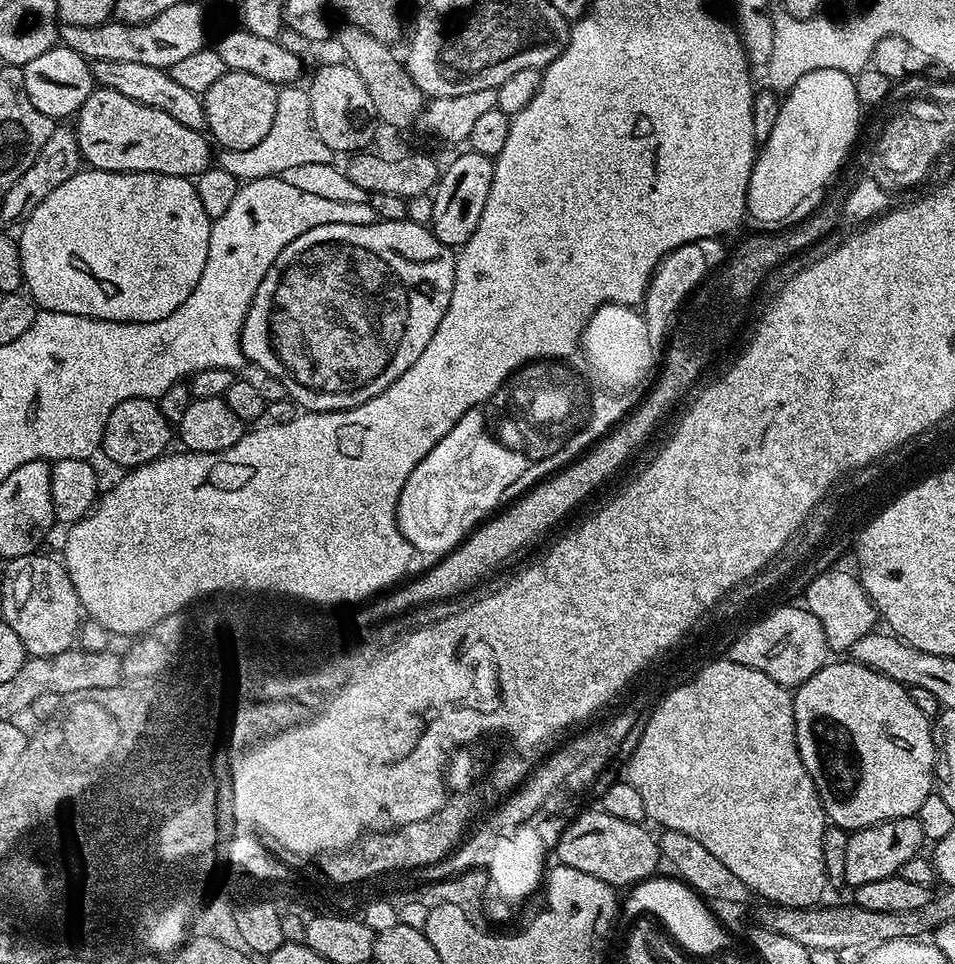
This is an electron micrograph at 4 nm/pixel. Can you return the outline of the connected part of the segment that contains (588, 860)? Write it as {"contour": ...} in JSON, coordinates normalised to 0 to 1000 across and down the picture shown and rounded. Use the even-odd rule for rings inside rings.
{"contour":[[[627,840],[612,842],[587,865],[581,891],[593,898],[601,898],[601,902],[609,902],[609,907],[622,907],[622,911],[636,917],[665,919],[682,910],[688,904],[686,900],[693,896],[688,868],[676,860],[674,855],[651,853],[651,849],[643,849],[643,844]]]}

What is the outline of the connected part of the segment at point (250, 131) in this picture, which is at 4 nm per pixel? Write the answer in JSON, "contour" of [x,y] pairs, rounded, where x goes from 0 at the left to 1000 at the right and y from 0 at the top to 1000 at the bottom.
{"contour":[[[236,74],[235,79],[228,81],[228,85],[224,85],[224,89],[220,89],[220,93],[216,93],[212,101],[216,133],[221,144],[231,155],[241,157],[269,151],[283,138],[287,128],[290,94],[290,88],[279,85],[279,81],[269,81],[257,75]]]}

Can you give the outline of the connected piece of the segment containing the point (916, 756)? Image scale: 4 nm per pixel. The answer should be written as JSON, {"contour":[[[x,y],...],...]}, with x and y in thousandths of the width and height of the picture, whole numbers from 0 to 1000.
{"contour":[[[891,683],[876,685],[880,685],[876,689],[868,687],[862,693],[858,693],[847,705],[832,715],[829,724],[836,778],[840,782],[840,790],[852,811],[852,815],[857,820],[864,848],[880,859],[895,861],[921,855],[925,851],[942,851],[946,846],[958,846],[959,841],[965,836],[965,832],[970,832],[970,828],[977,825],[978,822],[978,798],[981,778],[980,770],[976,766],[976,751],[973,744],[968,743],[965,737],[961,737],[961,732],[957,732],[951,714],[942,706],[925,701],[923,697],[916,697],[914,693],[909,693],[906,689],[897,689]]]}

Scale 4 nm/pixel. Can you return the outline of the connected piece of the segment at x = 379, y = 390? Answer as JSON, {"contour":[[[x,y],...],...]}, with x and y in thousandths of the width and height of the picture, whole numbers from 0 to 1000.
{"contour":[[[399,228],[392,232],[342,232],[333,234],[329,239],[320,239],[283,276],[279,288],[274,288],[274,297],[270,297],[270,305],[266,305],[266,313],[255,331],[255,341],[251,343],[251,360],[254,368],[260,369],[273,382],[272,386],[277,390],[286,390],[295,396],[302,406],[303,412],[315,424],[324,427],[357,427],[363,423],[379,421],[387,413],[400,409],[408,396],[413,396],[446,363],[450,351],[454,351],[454,342],[463,334],[463,326],[471,317],[471,309],[475,301],[475,284],[477,283],[477,266],[474,258],[468,253],[459,251],[451,235],[435,232],[431,228]]]}

